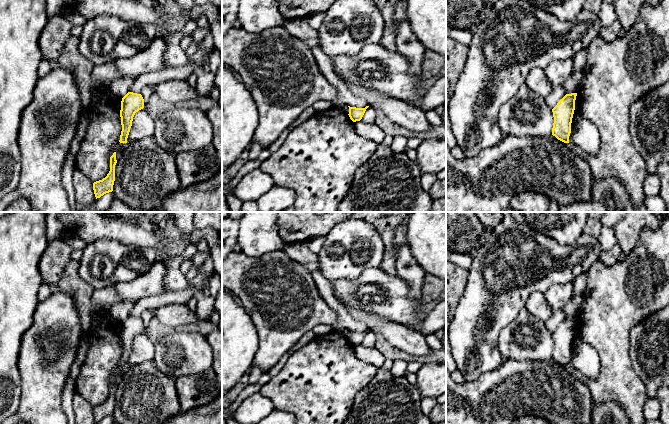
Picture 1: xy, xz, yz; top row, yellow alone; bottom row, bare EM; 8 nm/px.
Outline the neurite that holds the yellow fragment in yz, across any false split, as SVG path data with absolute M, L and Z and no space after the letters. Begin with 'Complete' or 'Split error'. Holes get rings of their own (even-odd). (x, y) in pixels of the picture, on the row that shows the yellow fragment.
Complete. M577 93L566 94L552 109L554 117L552 135L564 143L569 143L576 96Z

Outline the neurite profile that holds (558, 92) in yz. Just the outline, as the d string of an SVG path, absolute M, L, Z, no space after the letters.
M556 86L553 88L551 93L547 97L545 97L545 102L551 109L553 109L565 95L566 92L564 86Z

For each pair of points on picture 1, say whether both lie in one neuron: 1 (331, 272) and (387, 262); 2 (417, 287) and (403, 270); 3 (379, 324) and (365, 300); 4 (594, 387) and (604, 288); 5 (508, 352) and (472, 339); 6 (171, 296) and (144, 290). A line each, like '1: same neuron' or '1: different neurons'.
1: different neurons
2: same neuron
3: different neurons
4: same neuron
5: different neurons
6: different neurons

